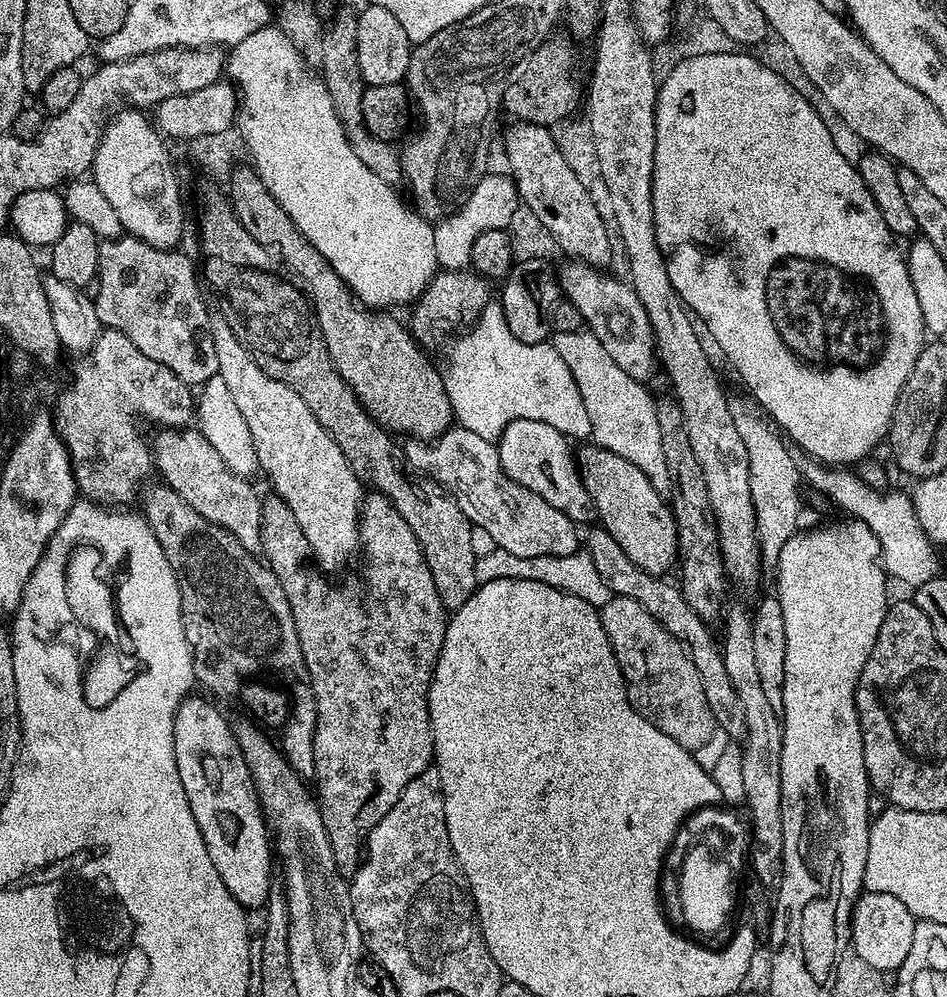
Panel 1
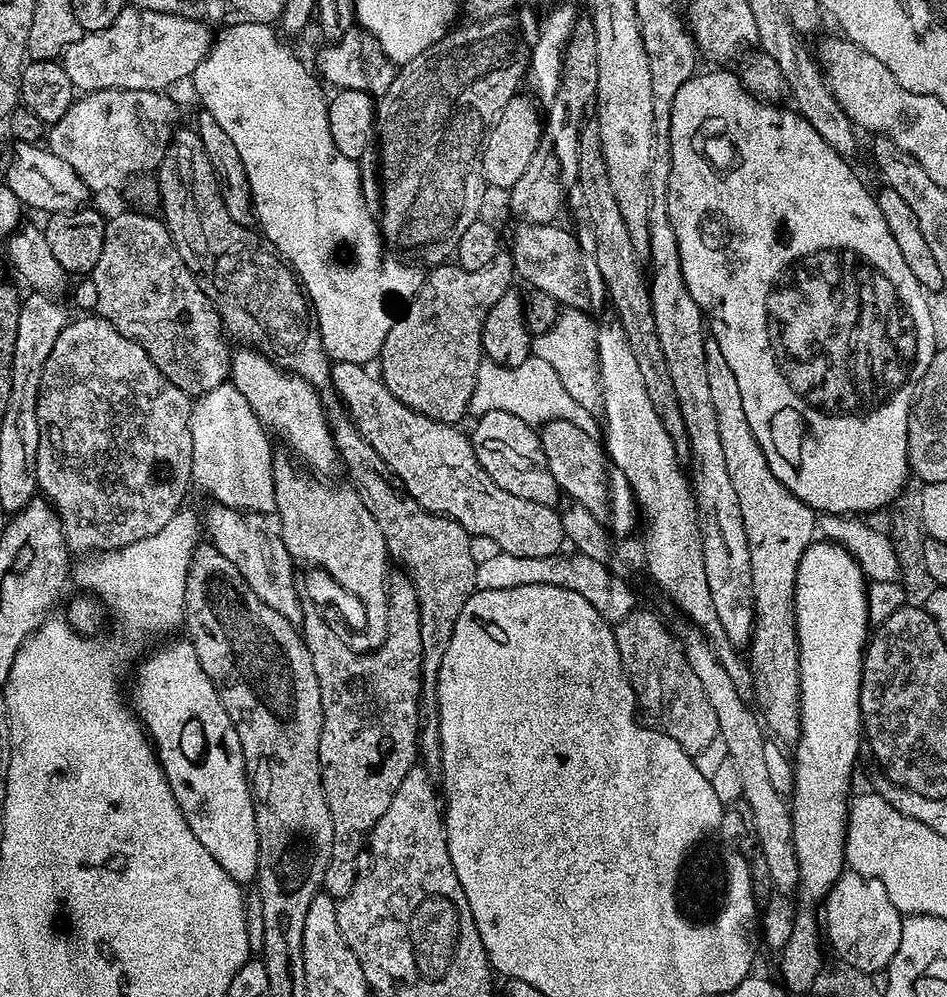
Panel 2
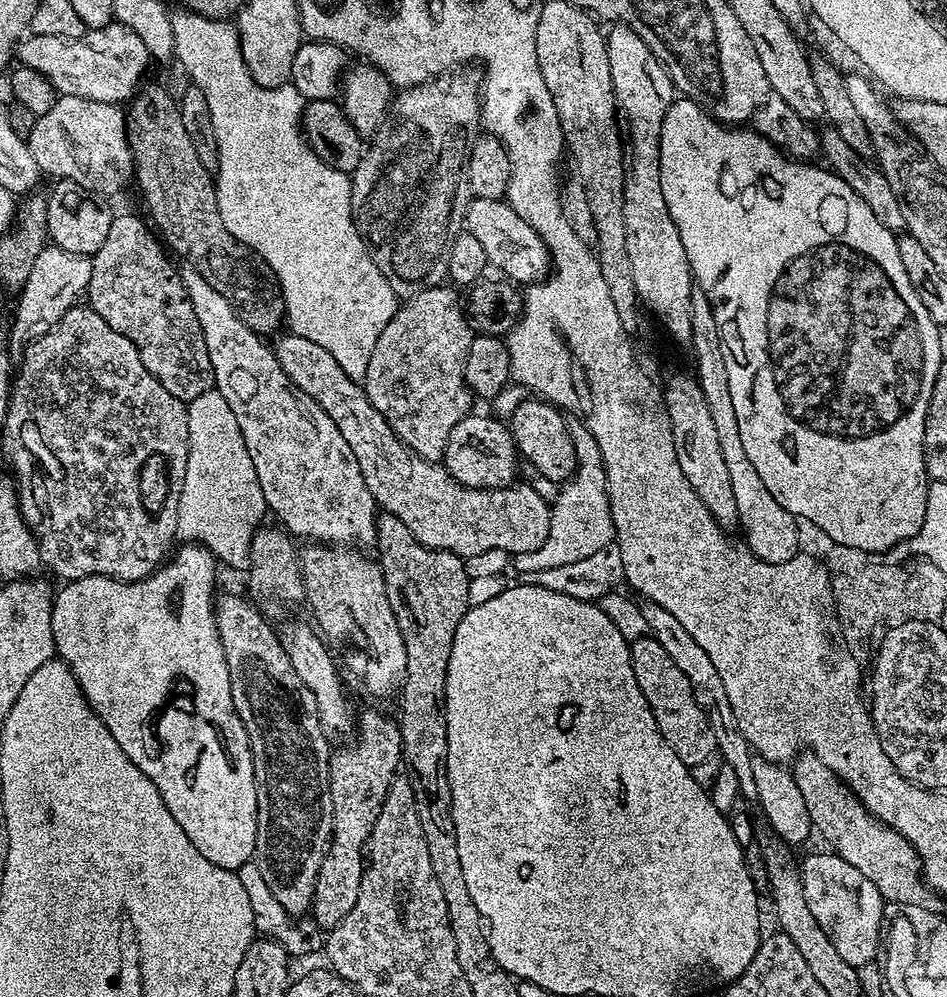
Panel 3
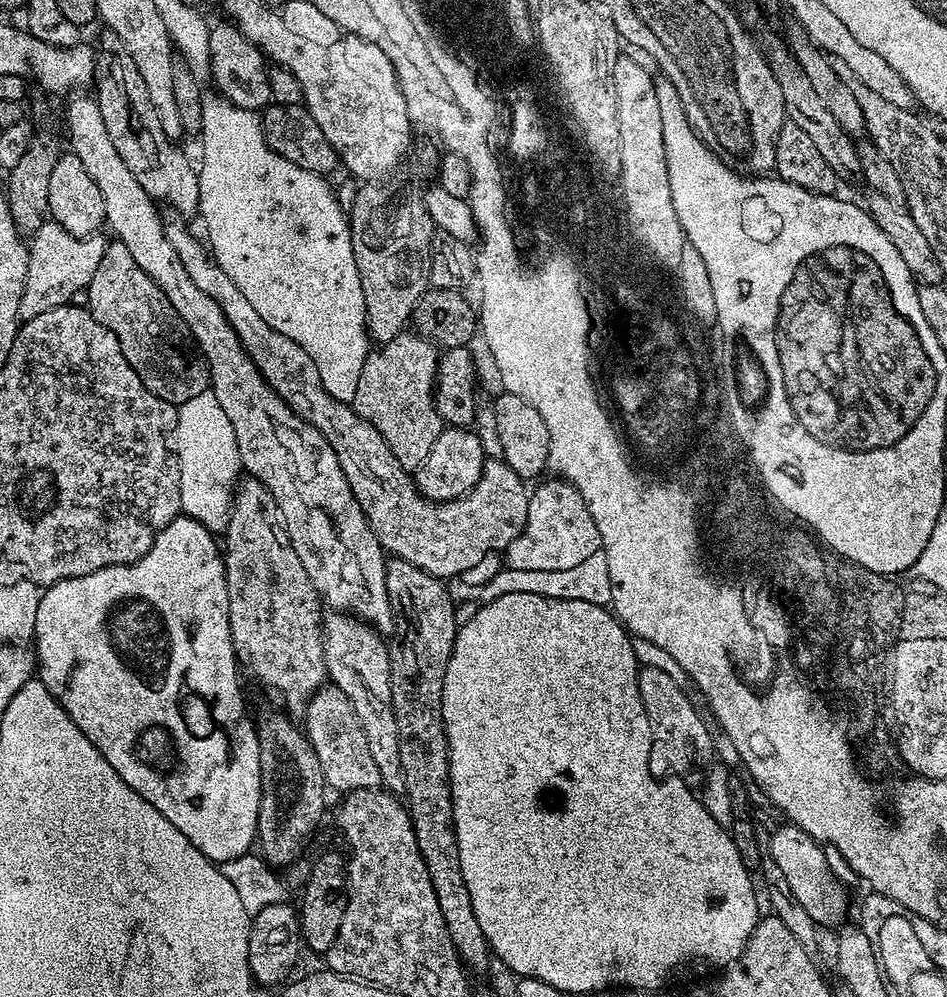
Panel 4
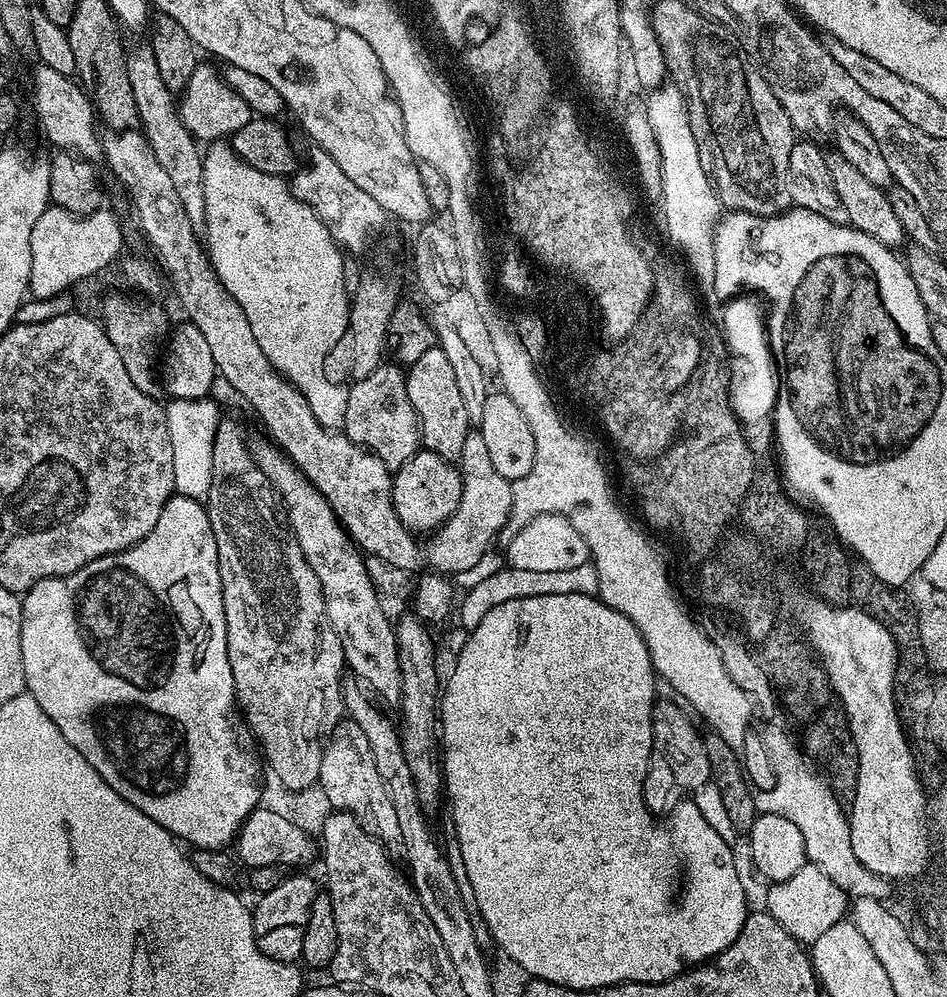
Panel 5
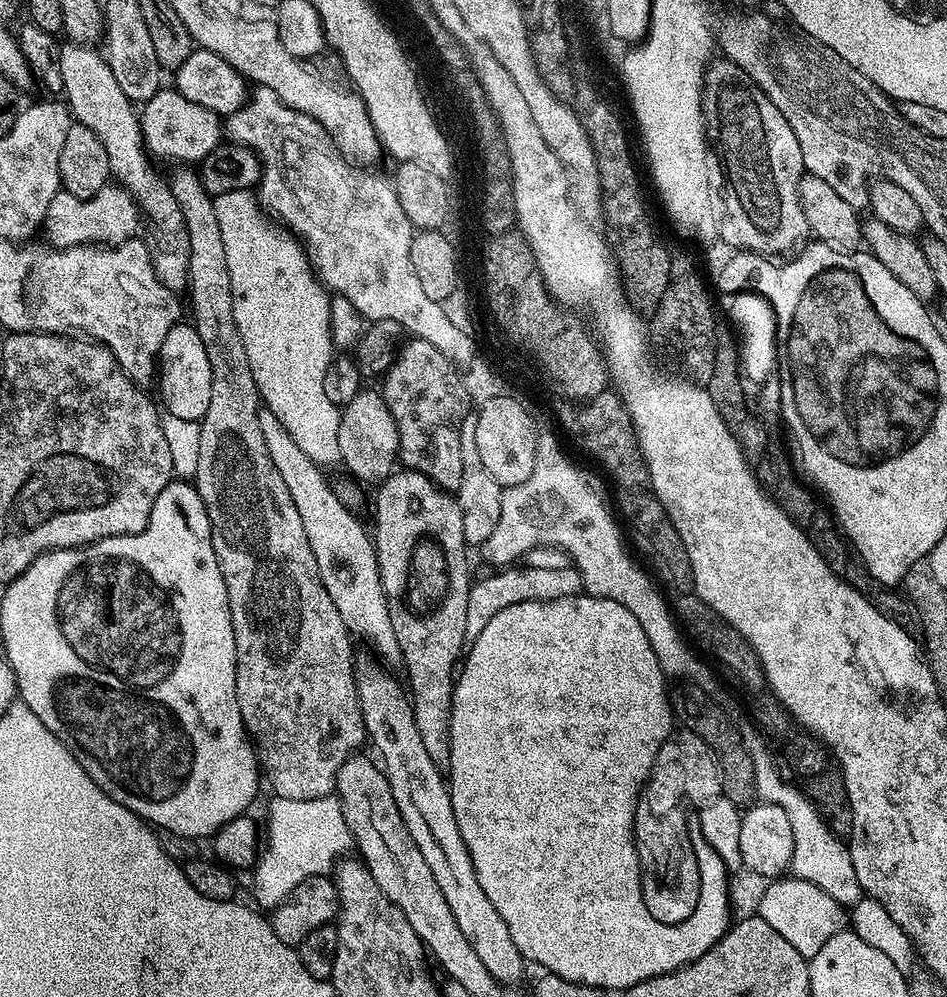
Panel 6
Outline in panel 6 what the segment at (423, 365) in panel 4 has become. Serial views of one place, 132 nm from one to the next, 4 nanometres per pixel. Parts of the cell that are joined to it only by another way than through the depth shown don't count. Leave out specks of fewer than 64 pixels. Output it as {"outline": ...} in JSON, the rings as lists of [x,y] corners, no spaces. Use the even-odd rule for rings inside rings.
{"outline":[[[361,390],[349,404],[343,405],[338,426],[338,450],[340,464],[348,467],[349,472],[364,484],[379,486],[392,475],[400,450],[398,426],[379,391]]]}

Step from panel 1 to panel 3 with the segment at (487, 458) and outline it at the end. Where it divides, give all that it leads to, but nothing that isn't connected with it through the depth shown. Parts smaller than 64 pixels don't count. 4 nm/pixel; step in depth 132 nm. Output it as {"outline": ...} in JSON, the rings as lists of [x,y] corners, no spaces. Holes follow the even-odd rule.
{"outline":[[[285,334],[274,344],[274,351],[282,370],[286,370],[296,389],[310,394],[310,398],[314,398],[314,402],[318,402],[318,406],[322,406],[322,410],[330,414],[334,426],[342,430],[342,438],[346,438],[350,450],[354,450],[354,458],[358,458],[362,478],[366,478],[366,486],[376,499],[377,505],[383,511],[398,517],[406,526],[406,530],[410,530],[410,534],[414,534],[414,538],[422,546],[453,552],[455,556],[467,558],[482,554],[482,550],[506,550],[509,554],[536,551],[546,542],[547,535],[550,534],[551,507],[529,484],[516,482],[511,486],[498,488],[468,488],[465,484],[458,483],[446,471],[443,463],[423,460],[399,440],[386,418],[382,418],[382,414],[374,410],[363,387],[357,381],[351,380],[342,370],[342,366],[334,362],[333,356],[322,350],[322,346],[318,346],[318,342]]]}

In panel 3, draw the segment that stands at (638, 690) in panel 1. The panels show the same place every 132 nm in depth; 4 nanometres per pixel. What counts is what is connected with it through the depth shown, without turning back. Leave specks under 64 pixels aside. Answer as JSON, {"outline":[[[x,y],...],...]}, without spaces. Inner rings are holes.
{"outline":[[[650,635],[643,636],[641,640],[631,641],[630,647],[634,678],[638,678],[638,690],[646,694],[646,702],[654,714],[658,730],[664,735],[674,754],[682,758],[684,764],[692,765],[705,761],[712,752],[717,751],[717,729],[695,702],[689,678],[682,674],[682,670],[678,670],[677,663]]]}

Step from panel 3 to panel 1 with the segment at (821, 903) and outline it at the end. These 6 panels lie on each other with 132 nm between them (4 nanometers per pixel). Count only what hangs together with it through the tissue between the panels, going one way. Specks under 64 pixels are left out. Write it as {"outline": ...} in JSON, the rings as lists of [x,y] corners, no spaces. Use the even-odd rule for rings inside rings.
{"outline":[[[865,891],[856,899],[852,911],[852,952],[856,958],[862,959],[881,974],[895,973],[902,962],[906,962],[906,954],[910,954],[917,923],[916,917],[910,914],[910,910],[906,910],[902,902],[898,902],[898,898],[893,898],[891,894]]]}

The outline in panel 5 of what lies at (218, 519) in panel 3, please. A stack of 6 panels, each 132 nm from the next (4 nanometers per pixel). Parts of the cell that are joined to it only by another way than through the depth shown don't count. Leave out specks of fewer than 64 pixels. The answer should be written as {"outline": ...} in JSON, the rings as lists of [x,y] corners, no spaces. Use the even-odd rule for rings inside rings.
{"outline":[[[212,398],[201,400],[169,399],[164,404],[166,426],[170,430],[170,446],[174,450],[174,482],[176,492],[192,500],[203,501],[212,481],[212,447],[216,437],[216,425],[222,413],[216,409]]]}

